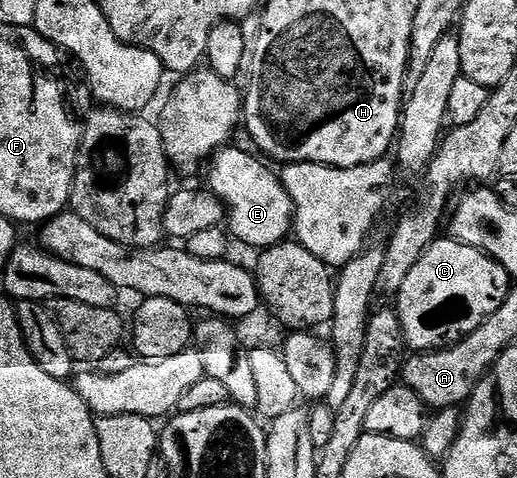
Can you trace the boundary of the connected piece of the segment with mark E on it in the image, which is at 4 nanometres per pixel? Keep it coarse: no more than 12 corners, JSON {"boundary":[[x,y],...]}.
{"boundary":[[219,150],[208,189],[257,248],[291,237],[294,205],[257,153]]}

